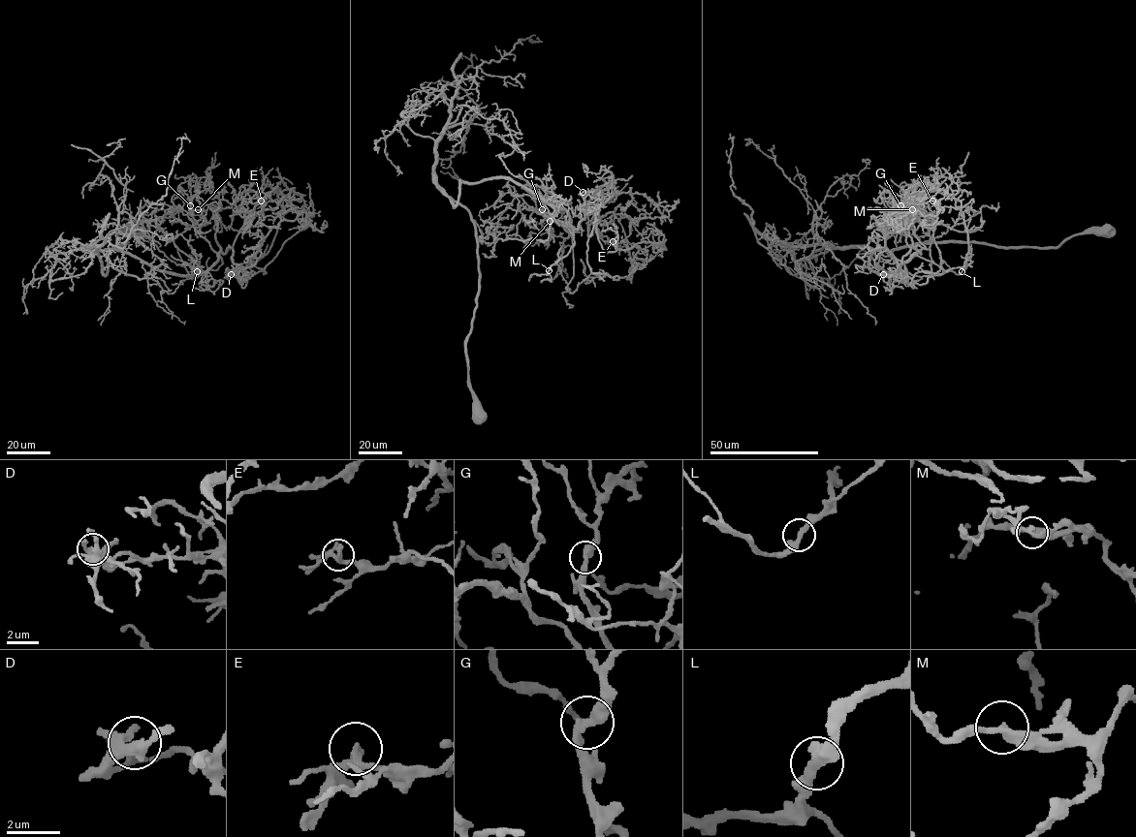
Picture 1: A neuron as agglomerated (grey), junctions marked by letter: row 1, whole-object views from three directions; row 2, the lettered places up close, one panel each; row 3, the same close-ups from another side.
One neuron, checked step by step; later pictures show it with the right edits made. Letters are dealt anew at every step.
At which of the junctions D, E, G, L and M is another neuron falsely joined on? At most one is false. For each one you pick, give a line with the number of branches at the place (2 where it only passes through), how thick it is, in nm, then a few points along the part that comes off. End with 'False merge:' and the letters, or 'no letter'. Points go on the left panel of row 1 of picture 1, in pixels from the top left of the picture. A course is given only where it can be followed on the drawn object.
False merge: no letter

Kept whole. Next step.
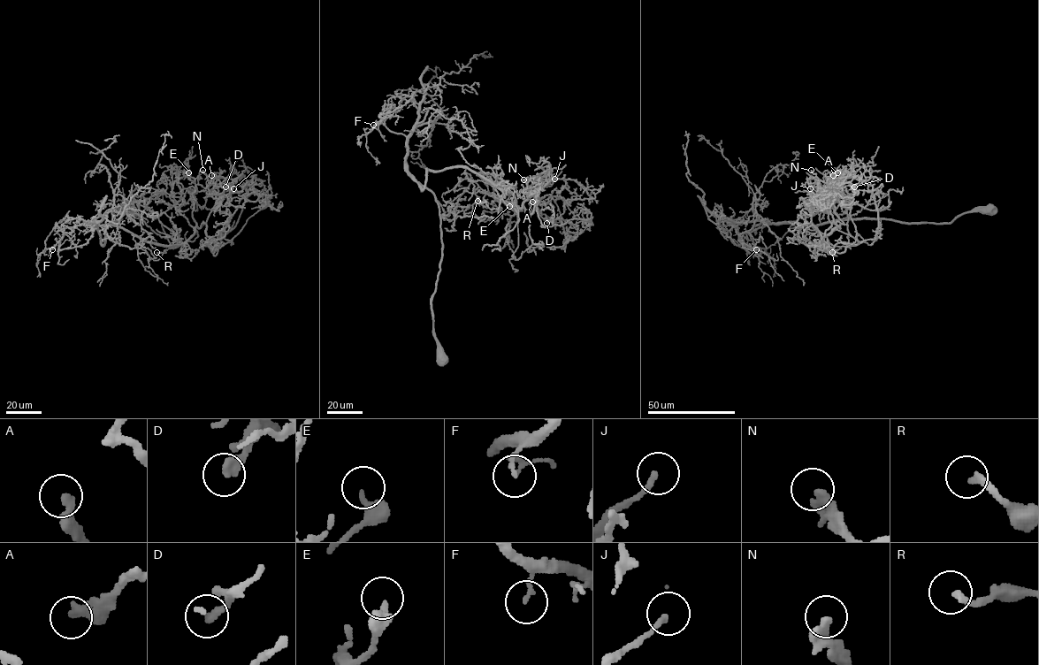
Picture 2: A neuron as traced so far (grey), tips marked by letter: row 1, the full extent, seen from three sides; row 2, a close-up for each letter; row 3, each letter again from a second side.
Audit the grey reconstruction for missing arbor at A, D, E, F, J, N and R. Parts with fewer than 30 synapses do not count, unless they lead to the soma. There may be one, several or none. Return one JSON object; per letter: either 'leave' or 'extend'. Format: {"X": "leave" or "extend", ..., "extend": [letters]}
{"A": "leave", "D": "leave", "E": "leave", "F": "leave", "J": "leave", "N": "leave", "R": "leave", "extend": []}

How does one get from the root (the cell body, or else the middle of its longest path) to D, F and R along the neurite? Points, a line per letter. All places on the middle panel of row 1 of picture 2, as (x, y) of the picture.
D: (441, 359), (440, 216), (418, 184), (425, 169), (469, 168), (520, 209), (561, 197), (546, 223)
F: (441, 359), (431, 305), (442, 254), (439, 206), (408, 171), (407, 137), (392, 132), (385, 118), (373, 125)
R: (441, 359), (439, 209), (418, 182), (466, 167), (504, 196), (498, 209), (477, 201)

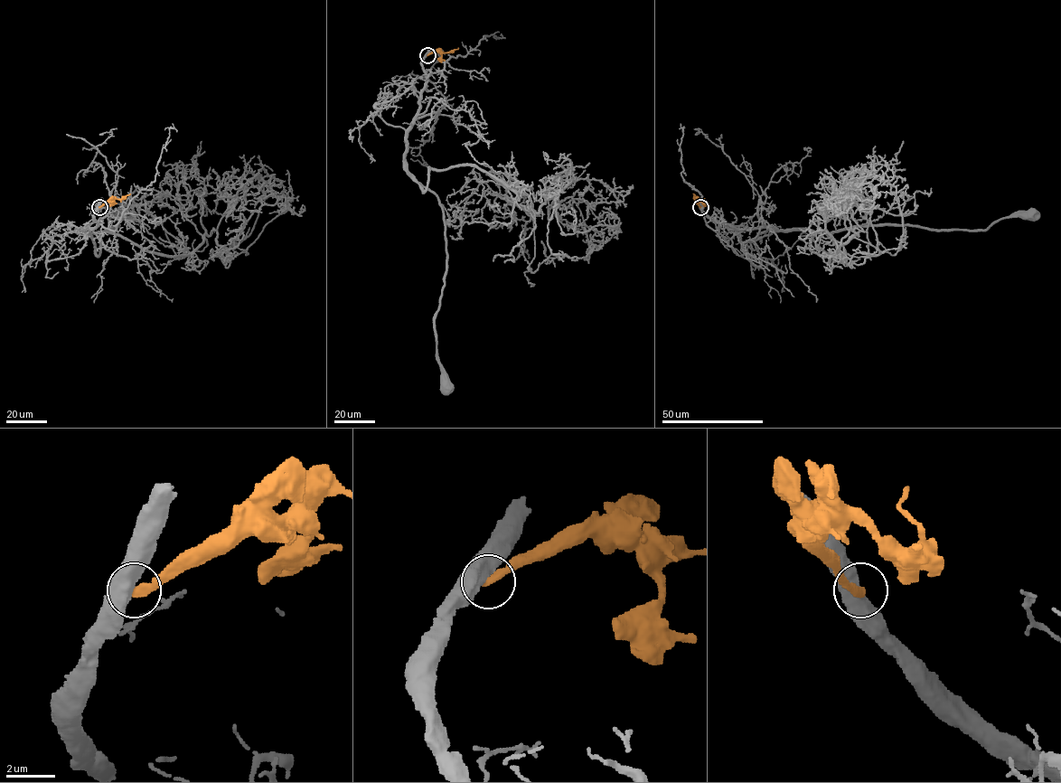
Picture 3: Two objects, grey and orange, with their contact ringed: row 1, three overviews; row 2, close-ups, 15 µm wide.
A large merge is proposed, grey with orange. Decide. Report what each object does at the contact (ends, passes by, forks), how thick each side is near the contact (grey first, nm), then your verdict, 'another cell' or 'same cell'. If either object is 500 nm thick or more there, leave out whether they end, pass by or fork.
550/360 nm | another cell

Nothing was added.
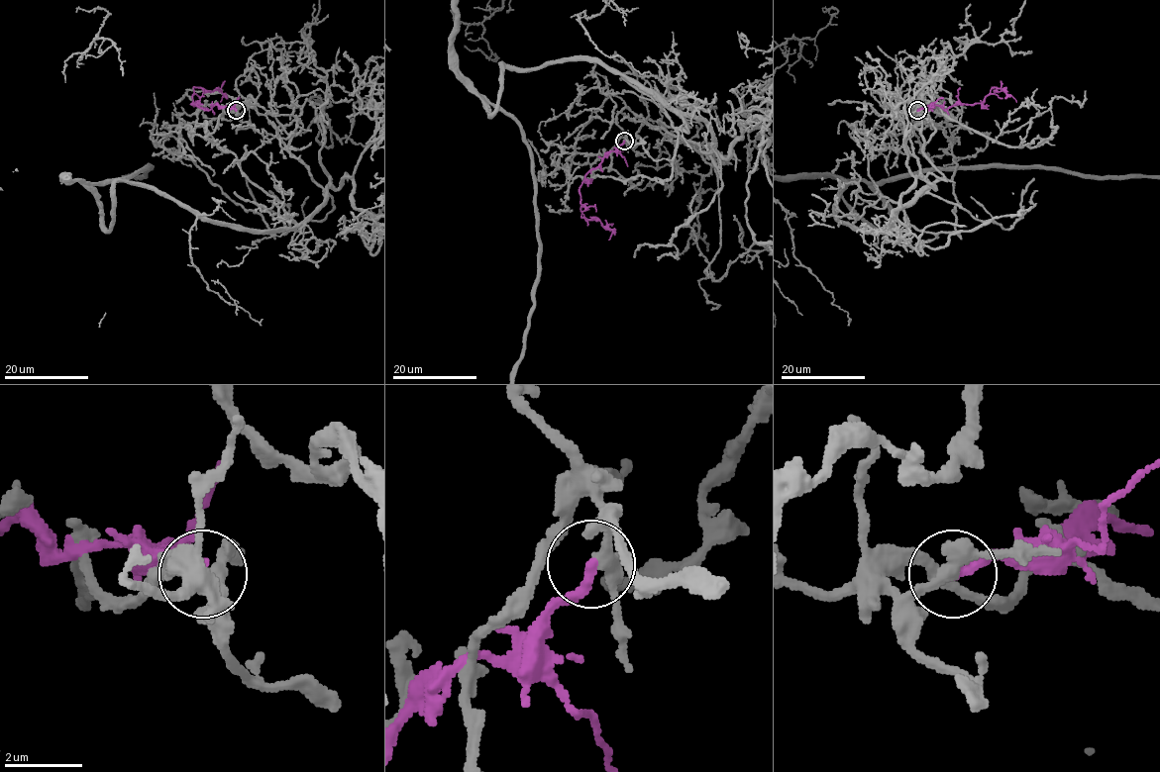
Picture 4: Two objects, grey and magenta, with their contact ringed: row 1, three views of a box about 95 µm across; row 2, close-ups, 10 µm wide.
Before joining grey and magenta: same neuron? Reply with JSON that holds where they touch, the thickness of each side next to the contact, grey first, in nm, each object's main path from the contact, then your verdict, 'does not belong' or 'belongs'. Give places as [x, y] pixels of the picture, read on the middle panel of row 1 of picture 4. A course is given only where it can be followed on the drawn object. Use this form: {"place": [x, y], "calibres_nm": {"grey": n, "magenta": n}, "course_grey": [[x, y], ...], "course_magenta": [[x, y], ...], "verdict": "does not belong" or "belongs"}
{"place": [624, 141], "calibres_nm": {"grey": 320, "magenta": 280}, "course_grey": [[624, 141], [627, 108], [712, 132], [594, 60], [481, 96], [535, 189]], "course_magenta": [[624, 141], [584, 176], [580, 187], [582, 217], [597, 219], [607, 227], [612, 232], [608, 240]], "verdict": "does not belong"}

